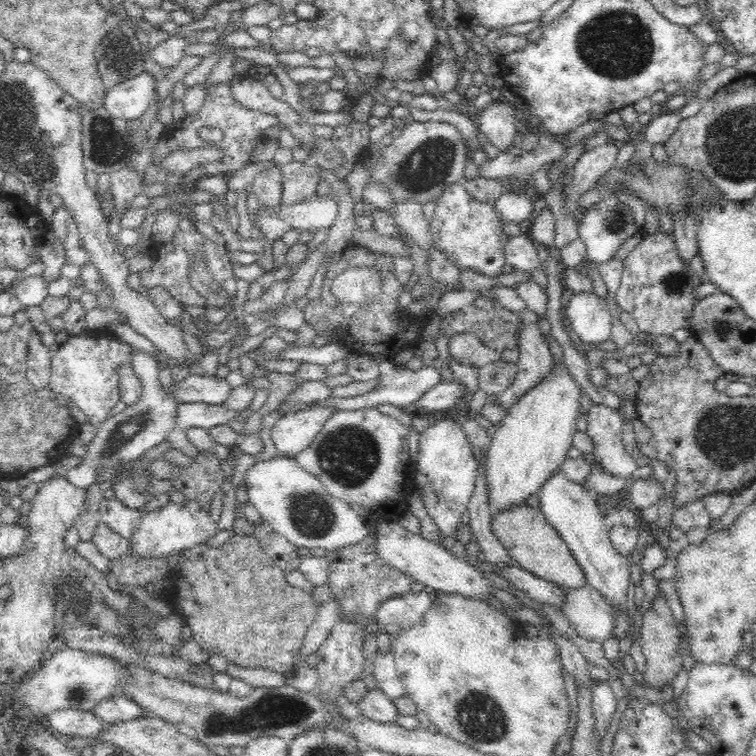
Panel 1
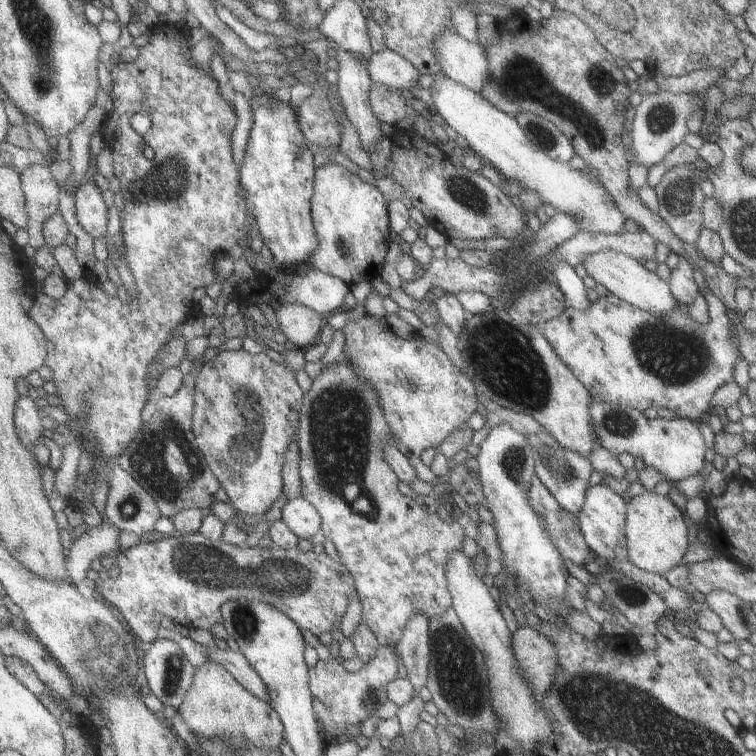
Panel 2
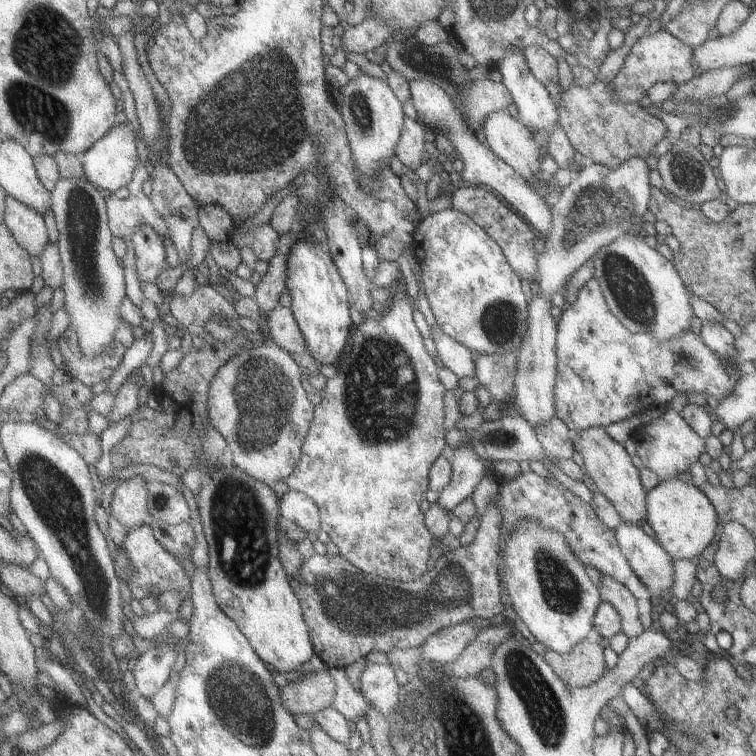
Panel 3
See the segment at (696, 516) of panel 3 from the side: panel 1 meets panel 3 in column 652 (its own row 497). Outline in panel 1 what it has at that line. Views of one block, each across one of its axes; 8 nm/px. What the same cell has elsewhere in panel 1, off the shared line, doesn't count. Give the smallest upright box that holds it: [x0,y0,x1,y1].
[482,364,582,517]

